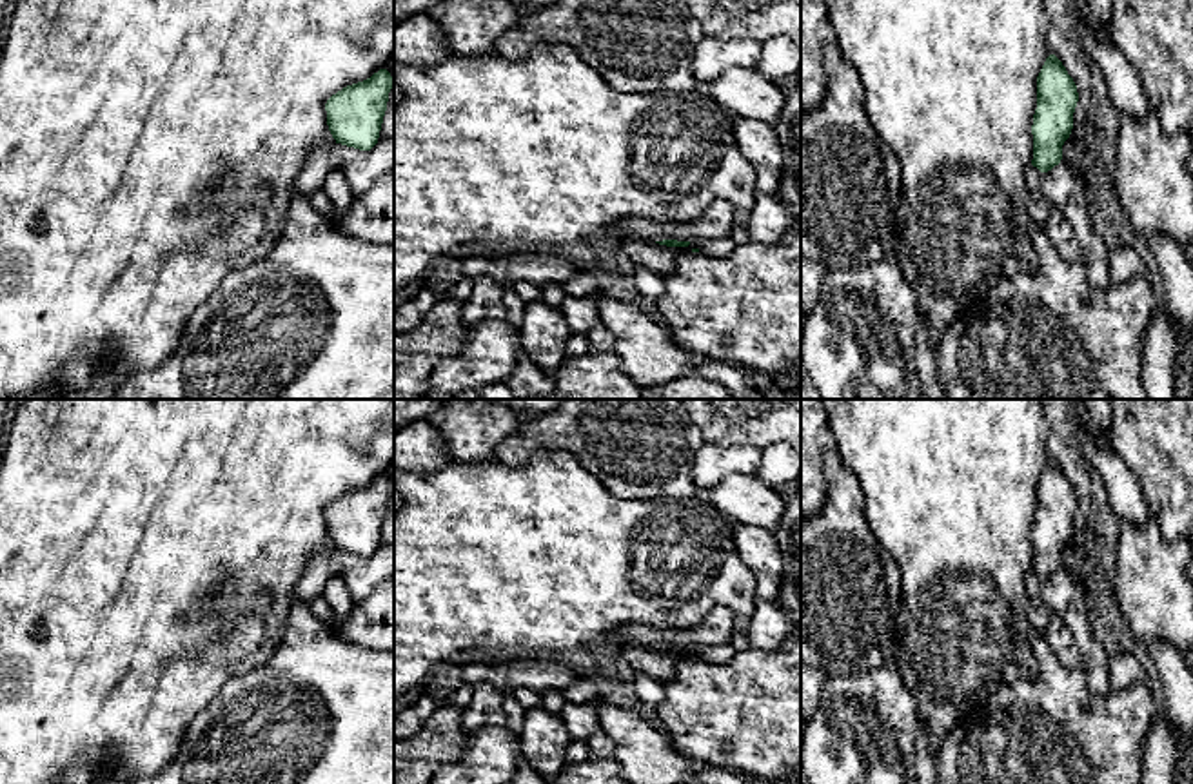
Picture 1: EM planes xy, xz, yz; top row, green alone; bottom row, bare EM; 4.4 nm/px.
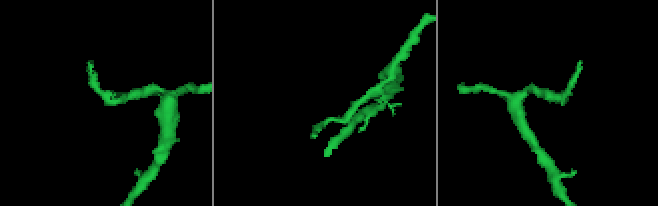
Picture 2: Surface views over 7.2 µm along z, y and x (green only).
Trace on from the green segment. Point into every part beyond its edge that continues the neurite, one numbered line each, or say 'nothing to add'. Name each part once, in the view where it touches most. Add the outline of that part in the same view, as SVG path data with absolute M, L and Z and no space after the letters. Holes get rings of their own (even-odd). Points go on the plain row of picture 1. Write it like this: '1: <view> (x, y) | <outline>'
nothing to add

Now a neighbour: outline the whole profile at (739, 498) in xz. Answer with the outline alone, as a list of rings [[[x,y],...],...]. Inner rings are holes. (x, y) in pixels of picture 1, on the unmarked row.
[[[732,474],[708,486],[699,497],[732,523],[748,523],[772,530],[786,501],[781,492],[757,475]]]

